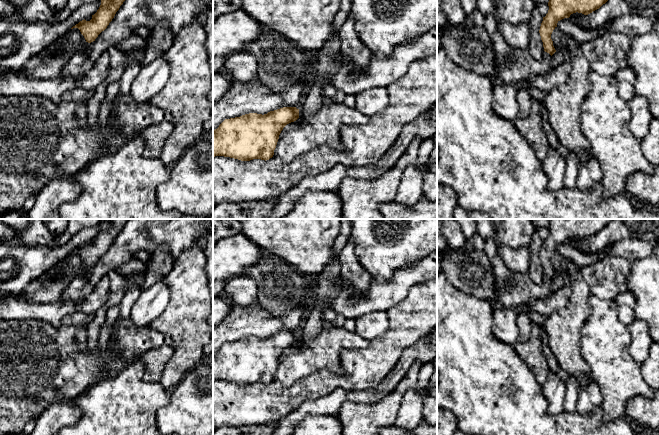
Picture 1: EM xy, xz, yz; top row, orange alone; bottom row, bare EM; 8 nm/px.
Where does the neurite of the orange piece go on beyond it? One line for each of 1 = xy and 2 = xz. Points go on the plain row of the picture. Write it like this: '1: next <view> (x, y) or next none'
1: next none
2: next none

